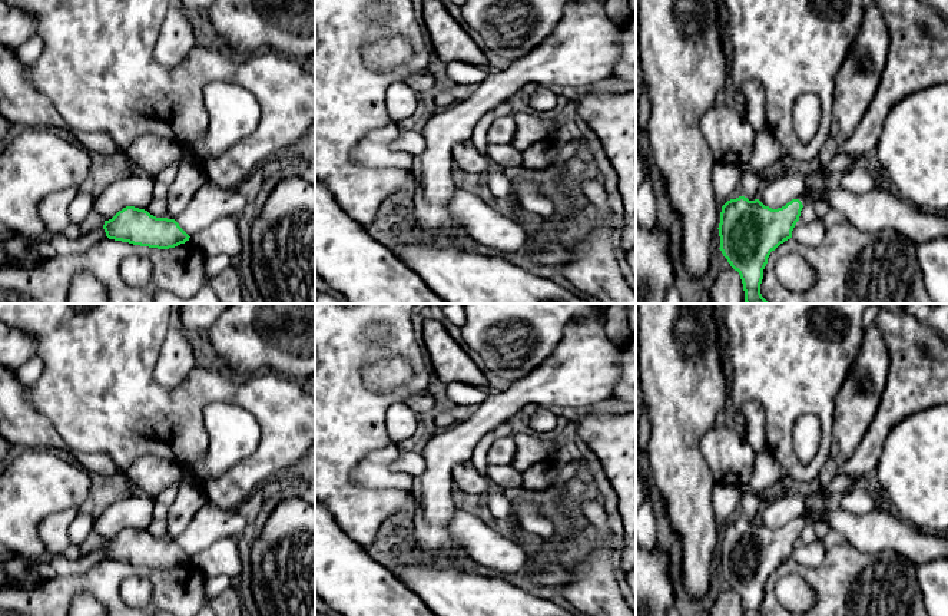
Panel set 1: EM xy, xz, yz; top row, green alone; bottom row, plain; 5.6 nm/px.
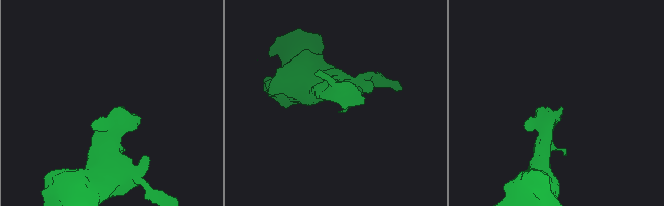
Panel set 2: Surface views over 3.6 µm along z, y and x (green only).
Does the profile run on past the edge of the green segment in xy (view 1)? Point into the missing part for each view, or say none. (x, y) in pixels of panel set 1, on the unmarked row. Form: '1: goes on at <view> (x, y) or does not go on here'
1: does not go on here

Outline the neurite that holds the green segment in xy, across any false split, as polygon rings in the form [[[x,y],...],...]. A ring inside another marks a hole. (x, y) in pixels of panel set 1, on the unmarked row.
[[[126,527],[105,542],[103,550],[109,560],[158,570],[175,569],[190,559],[175,540],[156,539],[135,527]]]

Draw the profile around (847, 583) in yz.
[[[848,542],[826,549],[818,567],[806,567],[793,559],[770,573],[760,605],[762,616],[928,616],[919,595],[918,566],[894,550],[861,553]],[[796,574],[815,592],[815,605],[805,612],[786,609],[776,597],[779,579]]]

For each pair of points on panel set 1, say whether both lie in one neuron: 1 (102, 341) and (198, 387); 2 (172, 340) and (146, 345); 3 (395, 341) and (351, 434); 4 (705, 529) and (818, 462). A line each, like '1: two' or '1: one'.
1: one
2: two
3: one
4: two

